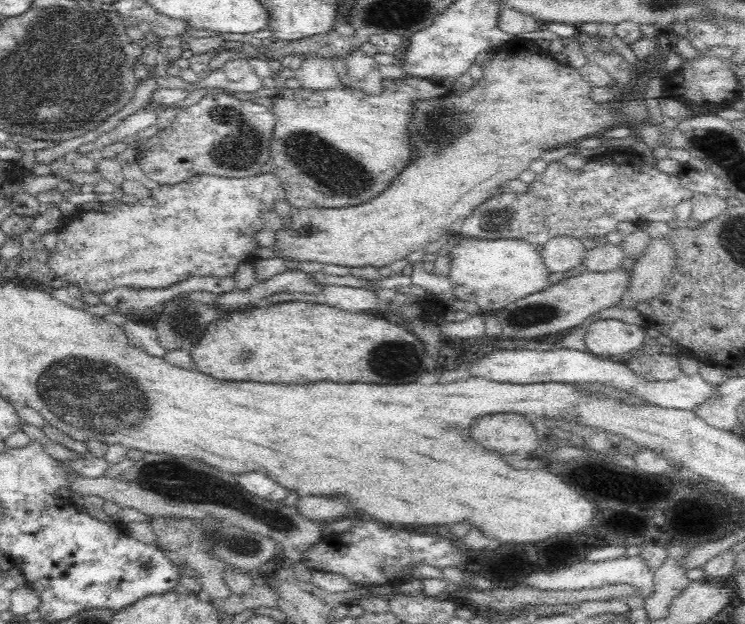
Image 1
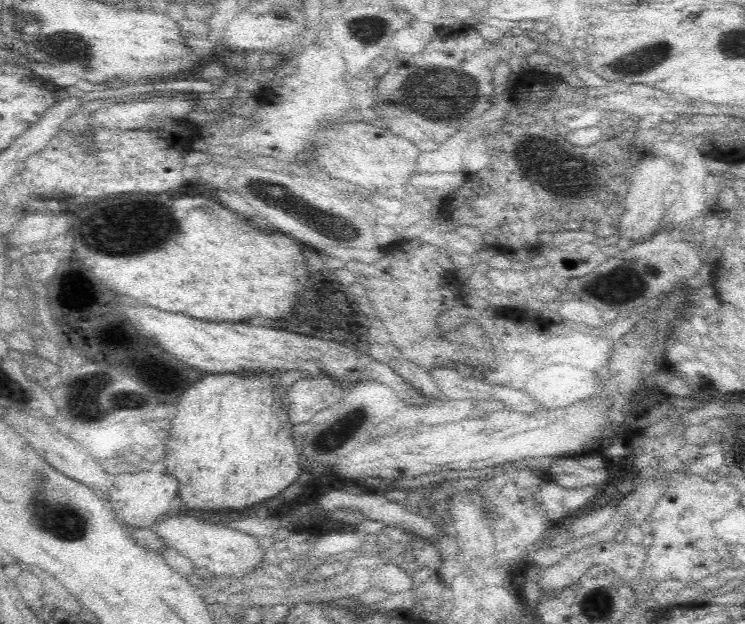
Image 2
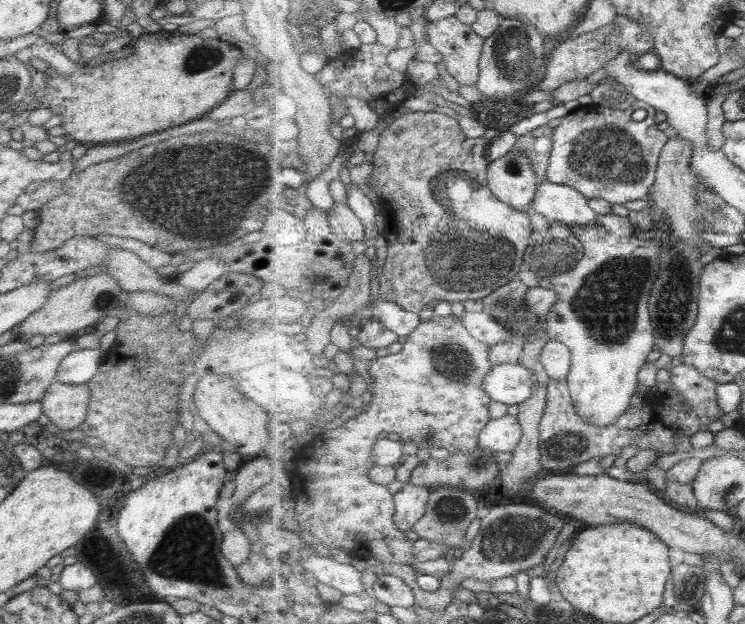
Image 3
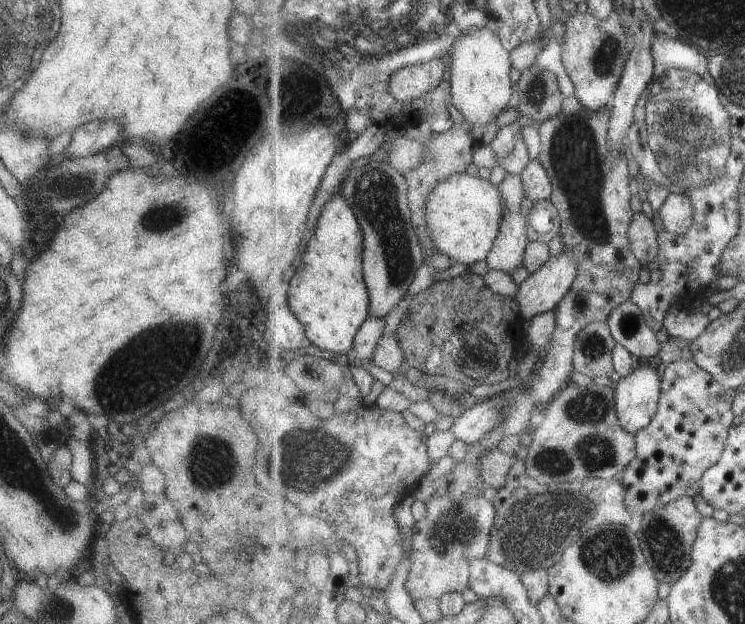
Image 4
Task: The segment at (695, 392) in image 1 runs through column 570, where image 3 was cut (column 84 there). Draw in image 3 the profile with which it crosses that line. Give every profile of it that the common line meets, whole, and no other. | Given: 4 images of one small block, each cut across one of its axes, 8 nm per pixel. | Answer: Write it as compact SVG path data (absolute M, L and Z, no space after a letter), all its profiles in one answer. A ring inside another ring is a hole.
M99 347L76 348L57 365L55 380L68 385L86 383L97 372L101 353Z

